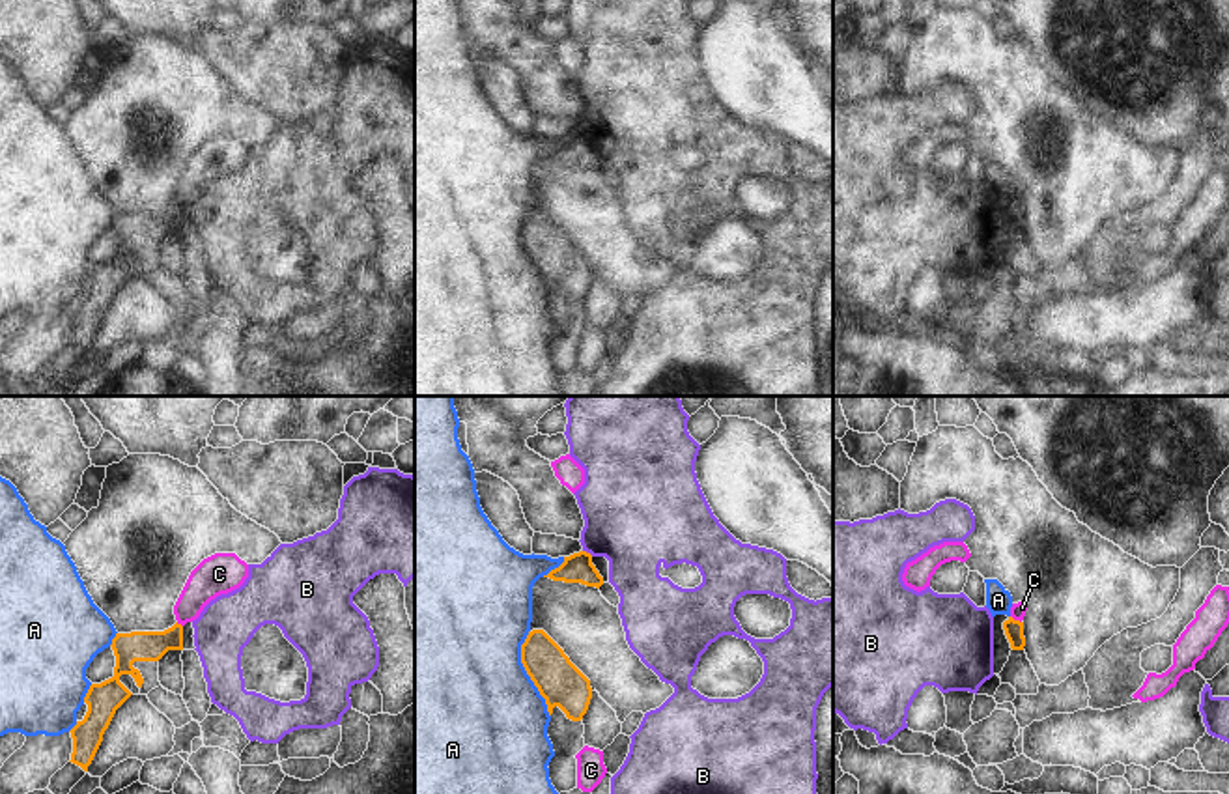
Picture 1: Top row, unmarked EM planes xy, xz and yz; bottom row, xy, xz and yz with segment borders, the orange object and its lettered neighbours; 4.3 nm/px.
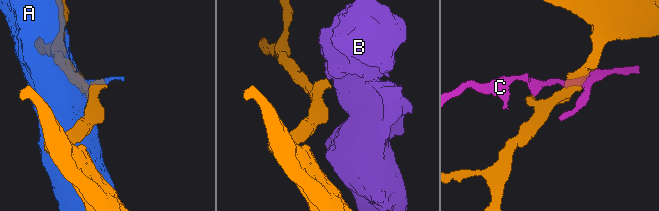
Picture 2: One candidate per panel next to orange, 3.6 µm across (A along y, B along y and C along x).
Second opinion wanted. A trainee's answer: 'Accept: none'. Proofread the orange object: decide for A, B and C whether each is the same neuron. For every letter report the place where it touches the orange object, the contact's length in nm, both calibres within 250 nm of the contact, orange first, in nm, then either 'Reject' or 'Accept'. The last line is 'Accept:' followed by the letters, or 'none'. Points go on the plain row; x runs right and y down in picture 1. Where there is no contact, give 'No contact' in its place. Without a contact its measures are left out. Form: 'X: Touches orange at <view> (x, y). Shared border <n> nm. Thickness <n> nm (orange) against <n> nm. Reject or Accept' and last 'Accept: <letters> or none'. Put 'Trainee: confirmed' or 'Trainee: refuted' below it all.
A: Touches orange at xz (527, 255). Shared border 380 nm. Thickness 190 nm (orange) against 500 nm. Reject
B: Touches orange at xz (589, 135). Shared border 50 nm. Thickness 130 nm (orange) against 440 nm. Reject
C: Touches orange at yz (1017, 202). Shared border 60 nm. Thickness 80 nm (orange) against 70 nm. Reject
Accept: none
Trainee: confirmed

